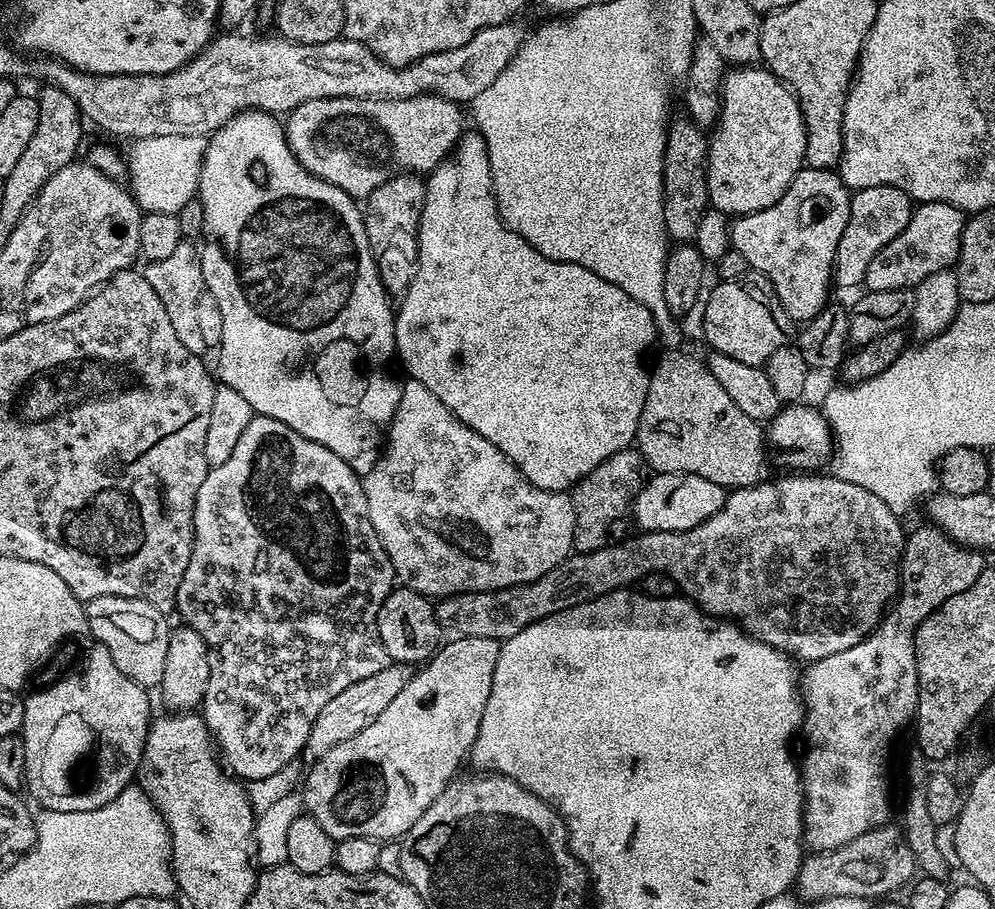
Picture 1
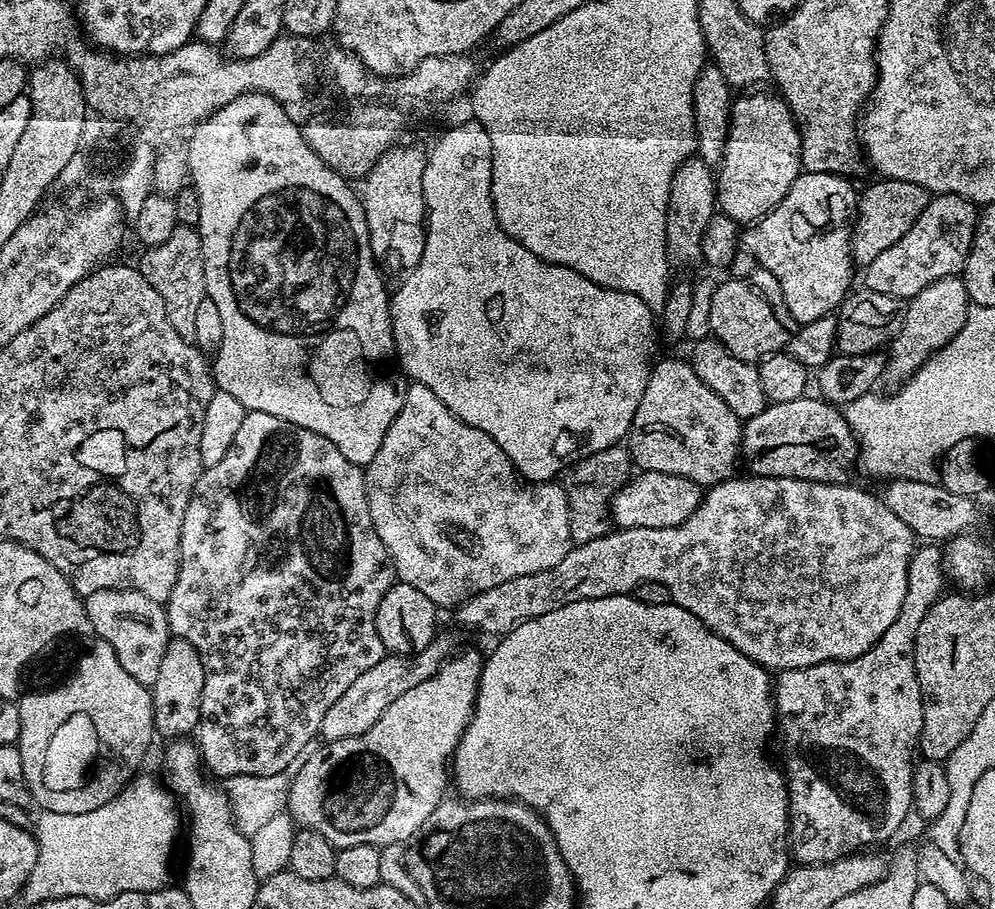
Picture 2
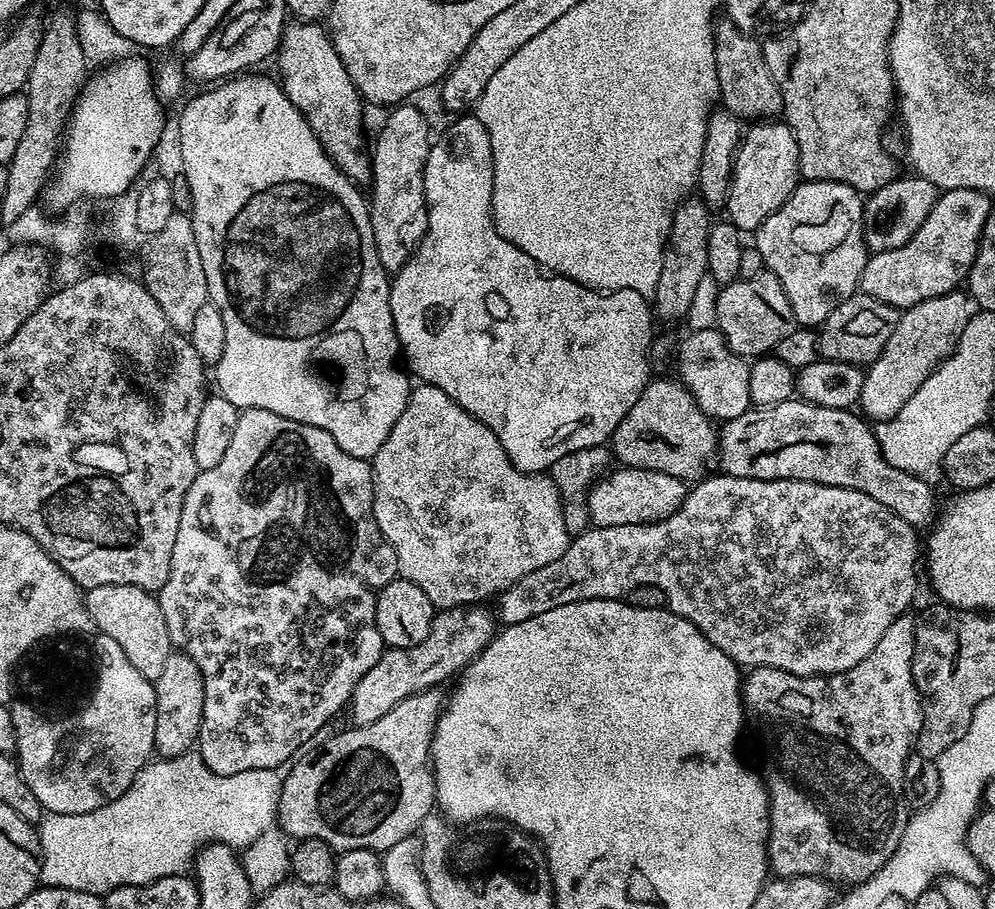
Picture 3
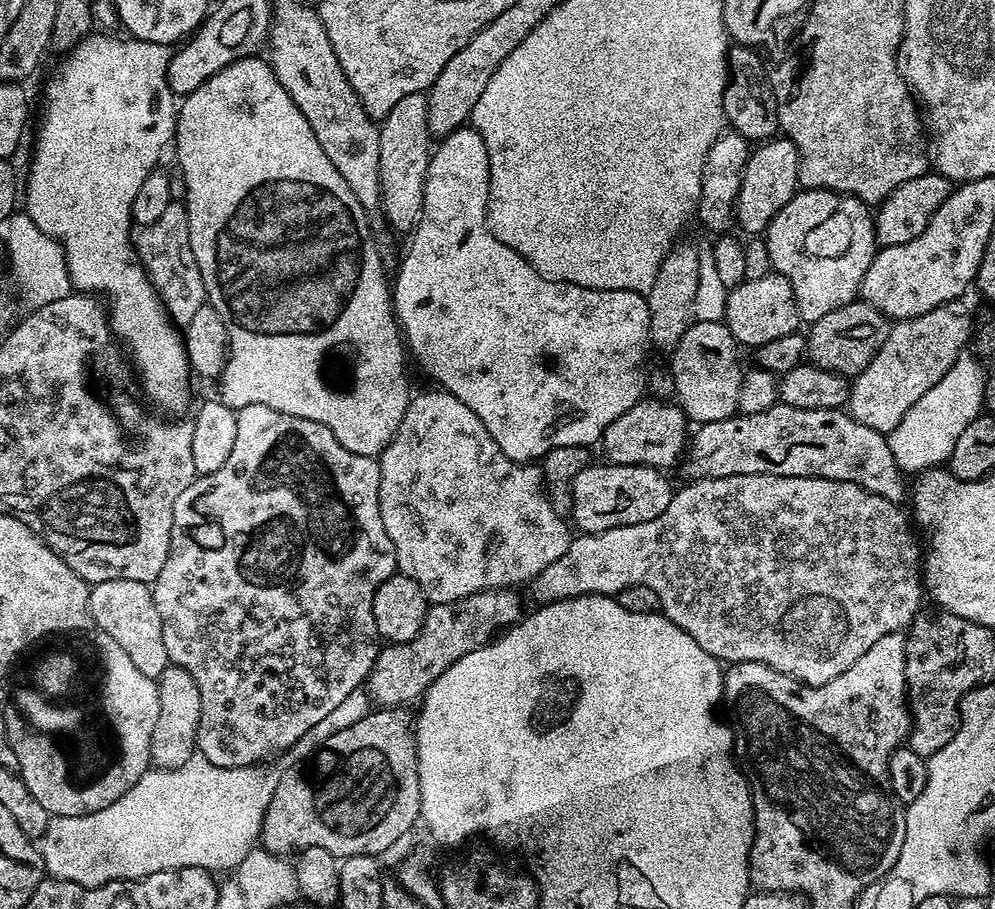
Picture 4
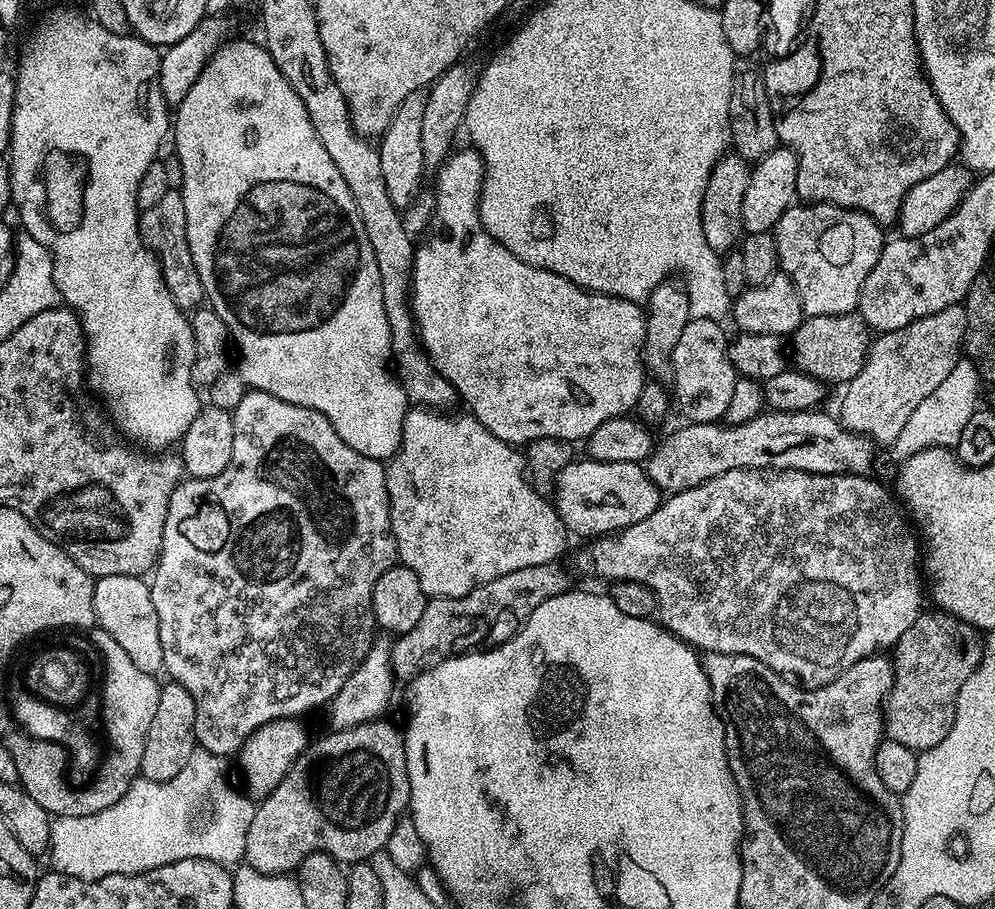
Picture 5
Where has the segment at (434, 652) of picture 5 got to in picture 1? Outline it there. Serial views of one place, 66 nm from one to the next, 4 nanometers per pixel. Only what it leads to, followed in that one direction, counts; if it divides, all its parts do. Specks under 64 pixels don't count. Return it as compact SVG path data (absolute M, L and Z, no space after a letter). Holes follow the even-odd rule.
M392 662L387 668L378 670L378 674L374 674L370 678L362 678L362 682L354 682L354 686L346 686L346 690L342 690L342 694L330 698L330 702L326 702L326 706L322 706L322 714L318 714L318 718L314 718L314 726L310 726L310 738L306 738L303 755L315 758L326 754L326 750L334 750L334 746L338 746L338 742L342 742L346 738L354 738L354 734L358 734L358 730L370 726L370 722L374 722L374 718L378 718L378 714L382 714L382 710L386 710L386 706L390 706L390 702L394 702L395 696L402 690L402 686L406 686L409 675L409 665Z

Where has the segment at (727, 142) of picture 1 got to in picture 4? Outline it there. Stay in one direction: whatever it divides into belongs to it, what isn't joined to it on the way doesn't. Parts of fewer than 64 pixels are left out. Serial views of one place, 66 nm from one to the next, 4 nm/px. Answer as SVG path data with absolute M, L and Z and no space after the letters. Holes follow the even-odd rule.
M787 138L765 140L751 149L742 174L742 186L736 199L735 223L741 233L749 232L752 238L767 233L772 220L784 212L786 202L794 198L800 182L800 155ZM744 231L744 232L743 232Z

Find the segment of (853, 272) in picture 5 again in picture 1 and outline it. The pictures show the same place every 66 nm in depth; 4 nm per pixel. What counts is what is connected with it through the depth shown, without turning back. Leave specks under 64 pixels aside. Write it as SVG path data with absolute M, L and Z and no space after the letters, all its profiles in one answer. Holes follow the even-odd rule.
M805 166L774 206L731 221L732 247L745 256L751 271L767 276L782 310L793 322L813 320L829 303L834 254L850 218L851 201L850 189L840 181L839 171Z

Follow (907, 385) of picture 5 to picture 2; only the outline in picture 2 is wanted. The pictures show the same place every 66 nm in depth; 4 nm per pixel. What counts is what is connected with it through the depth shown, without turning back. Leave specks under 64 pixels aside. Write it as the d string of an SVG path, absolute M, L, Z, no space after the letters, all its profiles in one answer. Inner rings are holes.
M960 276L940 278L907 301L902 326L886 348L887 379L903 382L913 376L935 352L952 341L958 330L962 330L969 307L966 286Z

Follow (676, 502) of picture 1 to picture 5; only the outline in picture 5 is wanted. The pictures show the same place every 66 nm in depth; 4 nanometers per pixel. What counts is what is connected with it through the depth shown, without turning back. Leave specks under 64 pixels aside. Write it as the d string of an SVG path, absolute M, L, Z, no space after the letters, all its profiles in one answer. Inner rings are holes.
M583 459L566 465L554 481L554 507L569 533L591 538L616 534L650 518L662 503L662 493L650 482L643 463Z

